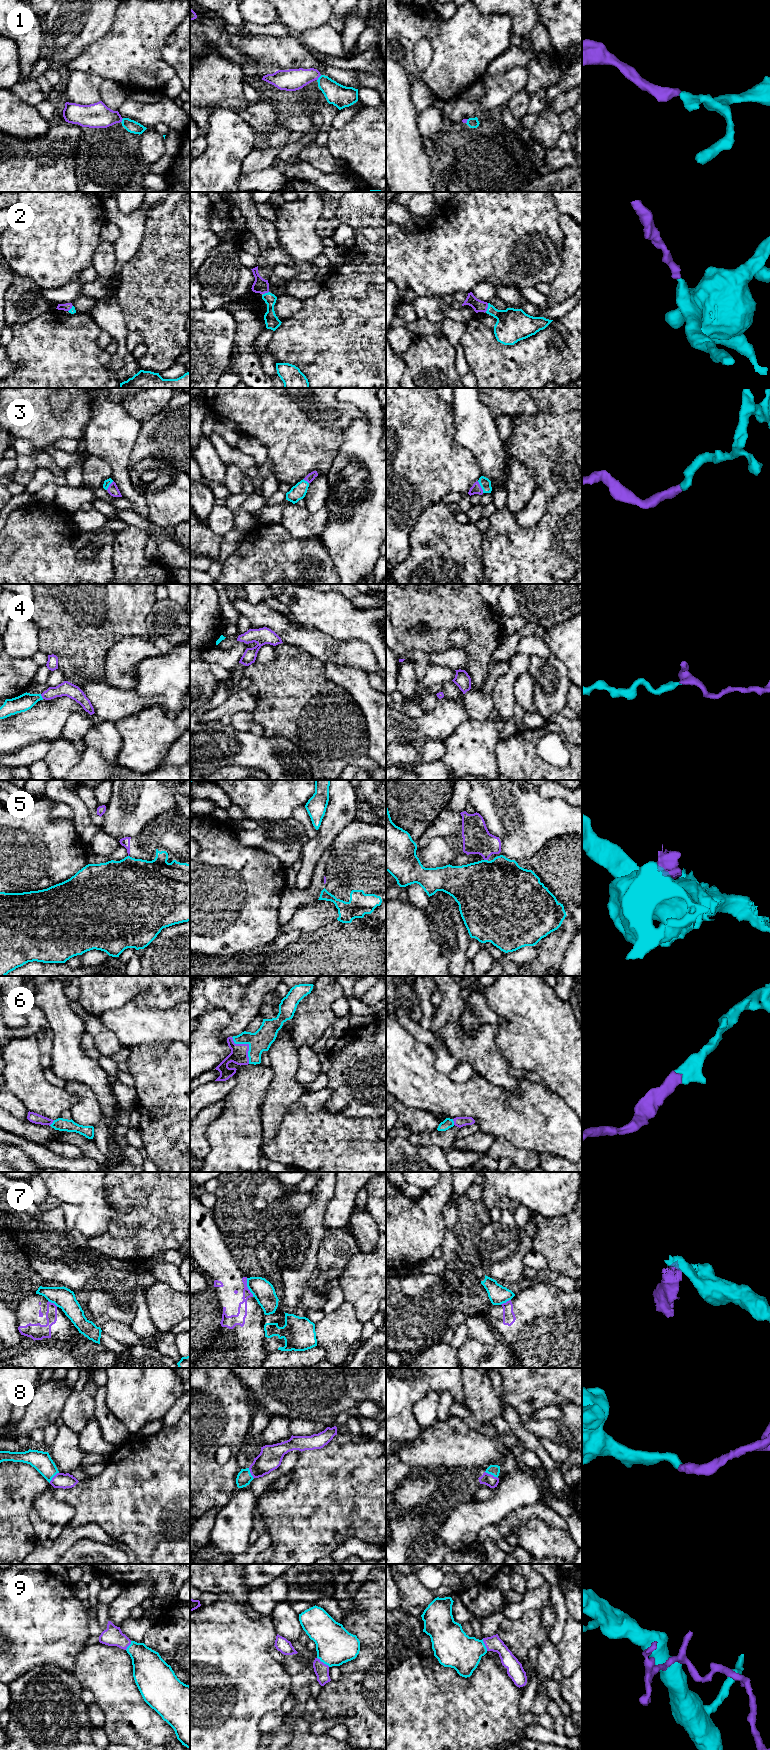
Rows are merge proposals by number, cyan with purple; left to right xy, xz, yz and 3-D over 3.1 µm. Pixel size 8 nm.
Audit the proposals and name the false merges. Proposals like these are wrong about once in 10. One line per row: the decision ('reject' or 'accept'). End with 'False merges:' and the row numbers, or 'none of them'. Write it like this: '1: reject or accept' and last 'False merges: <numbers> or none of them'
1: accept
2: accept
3: accept
4: accept
5: reject
6: accept
7: reject
8: accept
9: accept
False merges: 5, 7

